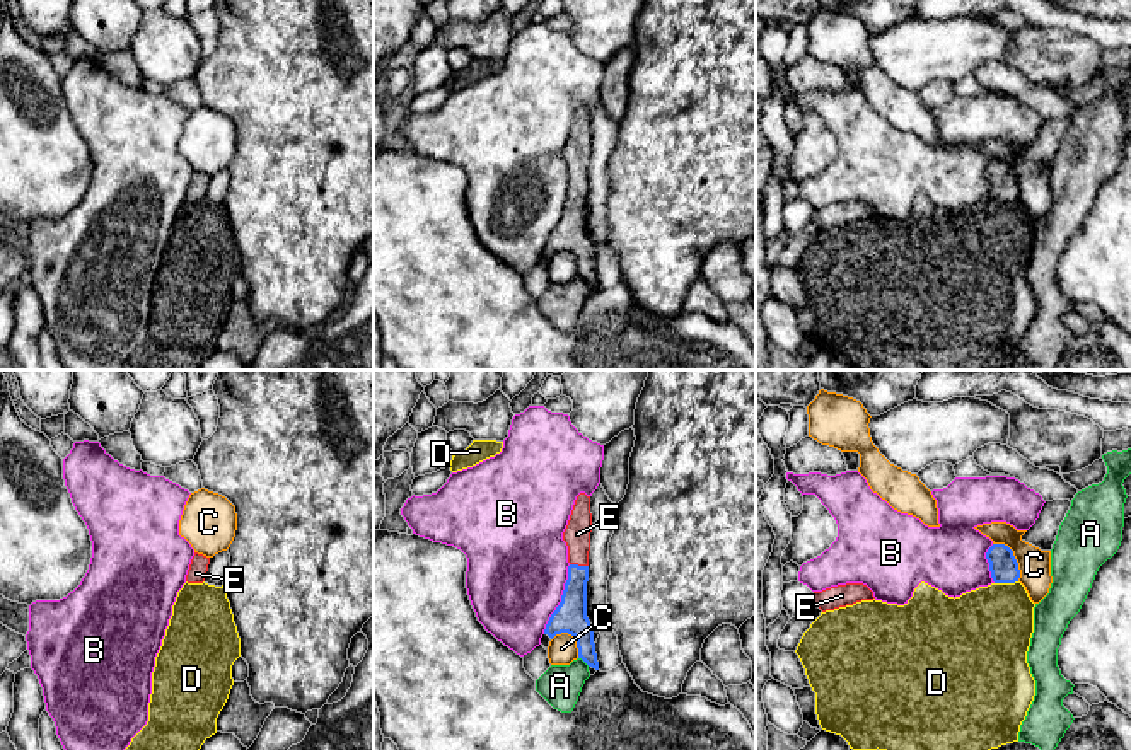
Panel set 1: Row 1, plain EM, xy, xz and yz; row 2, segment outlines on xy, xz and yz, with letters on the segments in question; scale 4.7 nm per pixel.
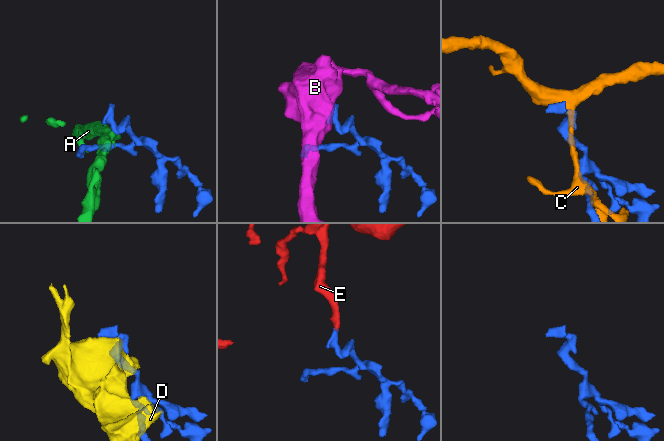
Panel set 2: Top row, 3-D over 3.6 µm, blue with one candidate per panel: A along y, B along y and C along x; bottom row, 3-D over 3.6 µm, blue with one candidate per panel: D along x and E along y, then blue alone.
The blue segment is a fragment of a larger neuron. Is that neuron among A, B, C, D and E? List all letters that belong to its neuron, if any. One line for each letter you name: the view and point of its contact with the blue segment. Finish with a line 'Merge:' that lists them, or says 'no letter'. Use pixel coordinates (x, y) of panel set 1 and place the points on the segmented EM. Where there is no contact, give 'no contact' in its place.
E: contact xz (577, 565)
Merge: E

